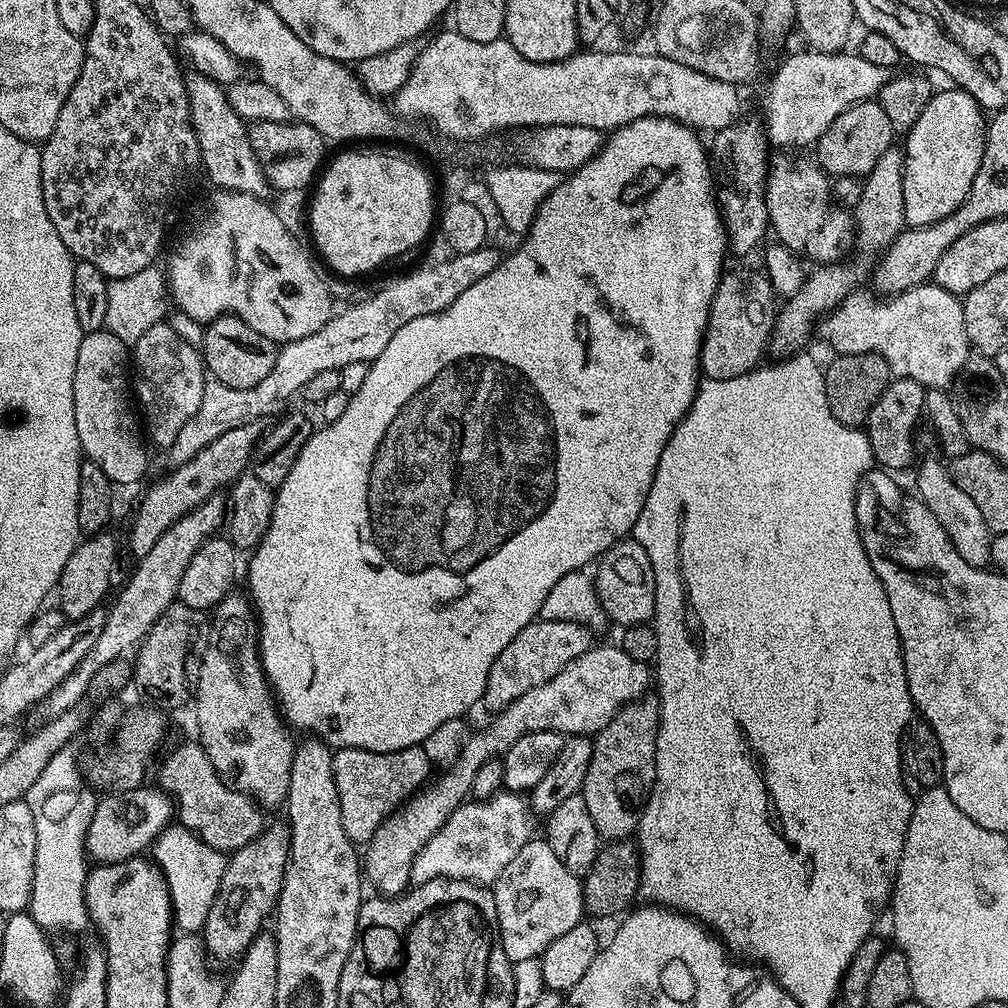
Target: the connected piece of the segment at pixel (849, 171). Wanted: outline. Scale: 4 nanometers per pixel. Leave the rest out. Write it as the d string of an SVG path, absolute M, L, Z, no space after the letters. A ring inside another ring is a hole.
M873 98L863 100L850 110L842 110L834 122L822 134L822 138L817 140L814 145L814 159L829 177L837 178L840 176L865 177L874 170L874 162L886 154L888 148L893 147L894 133L890 126L890 118L886 118L886 110L882 110L879 99Z

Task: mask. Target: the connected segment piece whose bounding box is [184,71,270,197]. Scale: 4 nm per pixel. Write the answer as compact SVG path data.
M193 71L185 75L184 85L190 102L190 118L200 147L203 175L208 175L217 189L263 197L270 185L250 146L249 125L236 113L234 106L230 106L225 85Z

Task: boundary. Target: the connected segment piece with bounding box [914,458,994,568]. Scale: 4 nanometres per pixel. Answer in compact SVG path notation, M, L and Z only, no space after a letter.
M935 459L919 461L920 469L919 464L915 469L915 495L928 507L930 514L934 514L934 518L942 522L942 530L946 530L950 542L954 542L954 550L958 550L958 554L962 554L962 558L966 558L970 566L988 568L992 564L994 534L986 526L986 518L982 518L982 510L978 510L974 498L970 498L970 494L966 494L966 490L962 490L954 482L954 478L948 472L948 464L943 459Z

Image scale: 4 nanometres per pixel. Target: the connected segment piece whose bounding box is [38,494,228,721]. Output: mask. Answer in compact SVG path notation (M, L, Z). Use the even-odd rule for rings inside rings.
M221 495L212 496L206 502L199 504L194 510L187 512L178 522L173 526L167 528L166 532L162 534L161 538L150 548L150 552L137 561L138 566L135 568L132 576L128 582L121 588L116 598L112 602L112 606L107 607L106 625L103 631L99 634L98 640L93 647L90 648L89 653L82 658L82 662L78 662L78 666L72 671L69 676L64 679L62 683L46 697L38 706L38 712L41 712L45 721L54 719L58 714L64 714L66 710L75 708L81 703L80 699L85 699L88 696L88 687L94 678L94 674L98 674L102 670L102 666L106 666L110 661L121 659L131 647L132 649L139 645L140 641L144 639L146 633L152 629L154 622L158 617L165 612L172 603L177 601L182 582L182 575L186 572L186 567L190 564L190 559L197 553L198 549L204 544L205 540L217 535L220 528L225 525L228 513L227 503L224 502Z

